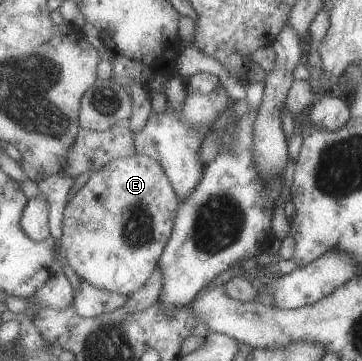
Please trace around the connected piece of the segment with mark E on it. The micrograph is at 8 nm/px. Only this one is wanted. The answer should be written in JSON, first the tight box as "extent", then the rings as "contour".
{"extent":[59,154,179,297],"contour":[[[141,154],[116,158],[95,171],[66,204],[59,264],[70,262],[81,280],[130,297],[156,272],[174,234],[179,201],[158,160]]]}

